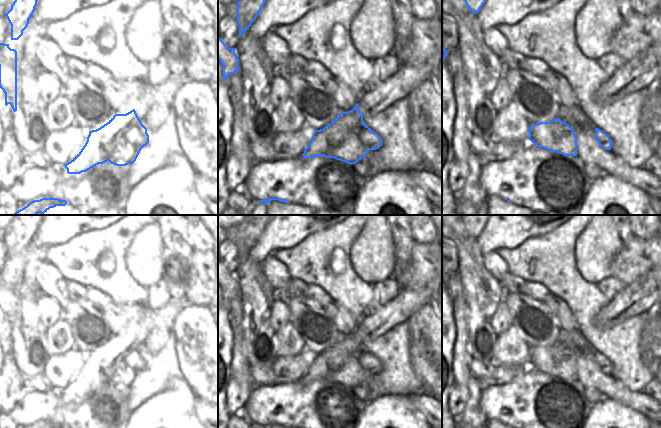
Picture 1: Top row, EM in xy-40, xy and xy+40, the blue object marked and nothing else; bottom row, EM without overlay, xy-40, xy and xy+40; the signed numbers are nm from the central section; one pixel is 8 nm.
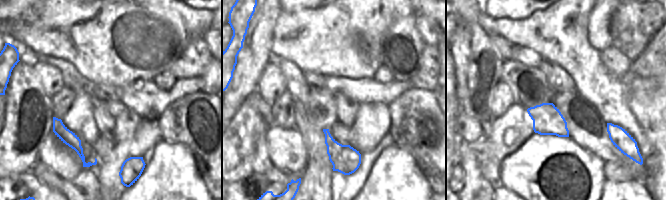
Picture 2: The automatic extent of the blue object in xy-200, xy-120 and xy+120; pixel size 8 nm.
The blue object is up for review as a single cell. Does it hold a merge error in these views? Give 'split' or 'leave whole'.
split

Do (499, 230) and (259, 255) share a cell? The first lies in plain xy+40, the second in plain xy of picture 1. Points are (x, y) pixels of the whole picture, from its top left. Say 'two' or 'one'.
one

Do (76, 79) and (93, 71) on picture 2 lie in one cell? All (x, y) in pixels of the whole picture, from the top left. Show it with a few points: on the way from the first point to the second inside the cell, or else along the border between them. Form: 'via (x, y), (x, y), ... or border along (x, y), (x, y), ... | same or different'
border along (64, 61), (67, 61), (83, 77) | different

